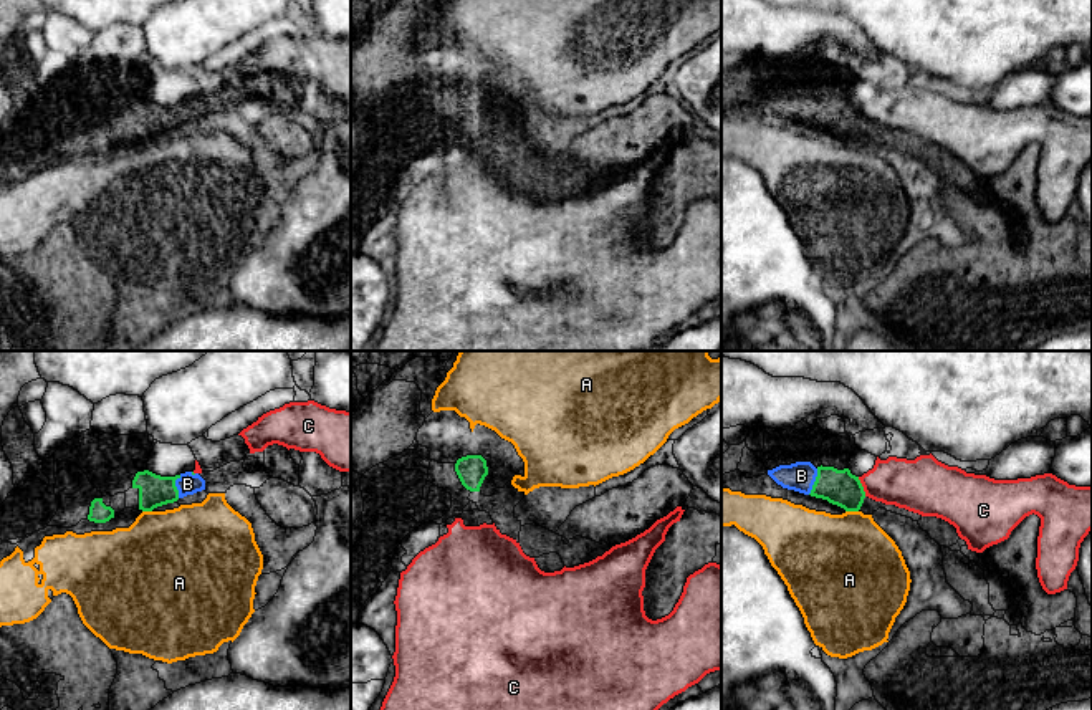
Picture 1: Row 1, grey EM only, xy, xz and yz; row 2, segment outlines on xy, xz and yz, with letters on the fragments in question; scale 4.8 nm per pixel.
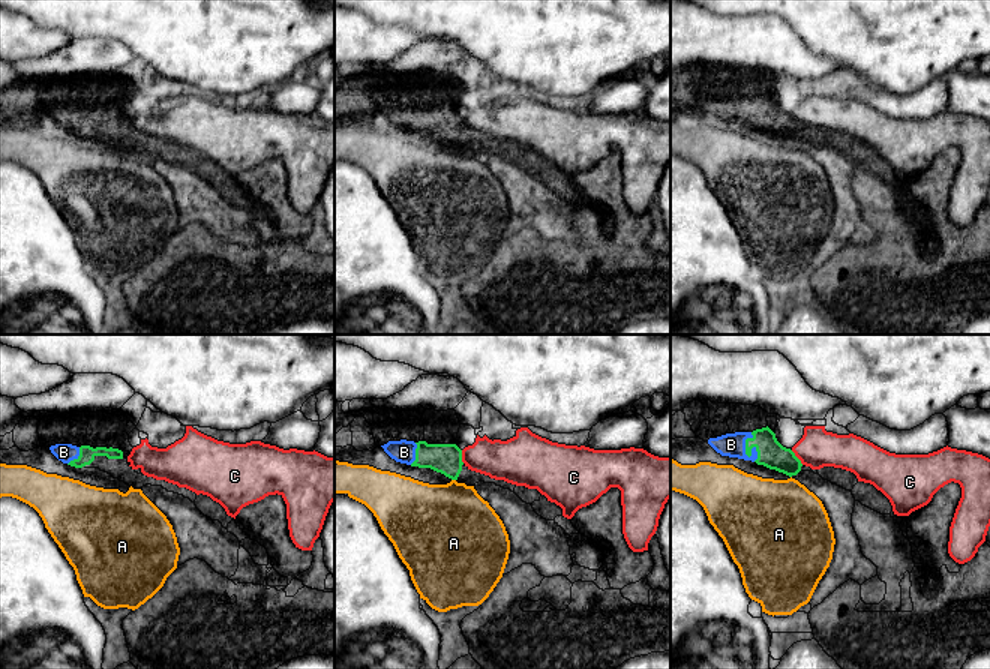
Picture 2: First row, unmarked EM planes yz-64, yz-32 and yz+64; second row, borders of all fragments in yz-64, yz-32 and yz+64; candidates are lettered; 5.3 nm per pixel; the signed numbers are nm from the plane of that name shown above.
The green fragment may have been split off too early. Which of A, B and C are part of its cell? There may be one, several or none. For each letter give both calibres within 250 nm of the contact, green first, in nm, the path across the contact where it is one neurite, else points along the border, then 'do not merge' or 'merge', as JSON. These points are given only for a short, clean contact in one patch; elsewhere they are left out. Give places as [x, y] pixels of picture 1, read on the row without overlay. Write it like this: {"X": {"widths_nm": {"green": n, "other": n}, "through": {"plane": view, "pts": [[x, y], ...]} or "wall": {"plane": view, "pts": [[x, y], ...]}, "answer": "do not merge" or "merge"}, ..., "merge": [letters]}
{"A": {"widths_nm": {"green": 180, "other": 460}, "wall": {"plane": "yz", "pts": [[846, 139], [857, 141]]}, "answer": "do not merge"}, "B": {"widths_nm": {"green": 180, "other": 140}, "answer": "merge"}, "C": {"widths_nm": {"green": 180, "other": 240}, "wall": {"plane": "yz", "pts": [[857, 106], [866, 124]]}, "answer": "do not merge"}, "merge": ["B"]}

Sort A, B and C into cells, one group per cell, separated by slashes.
A / B / C

